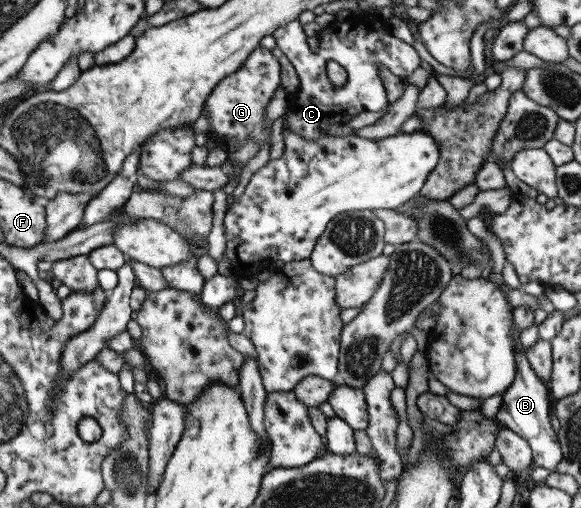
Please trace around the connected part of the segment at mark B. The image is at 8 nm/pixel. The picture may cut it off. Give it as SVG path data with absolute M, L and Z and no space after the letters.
M515 327L511 332L513 337L513 358L515 372L511 384L504 390L501 399L501 407L496 412L495 420L500 428L512 430L523 440L527 441L532 452L532 466L541 467L555 473L555 468L561 460L561 449L556 434L549 425L551 417L552 400L548 398L546 387L540 378L531 370L530 364L526 359L524 348L519 342L520 330Z

